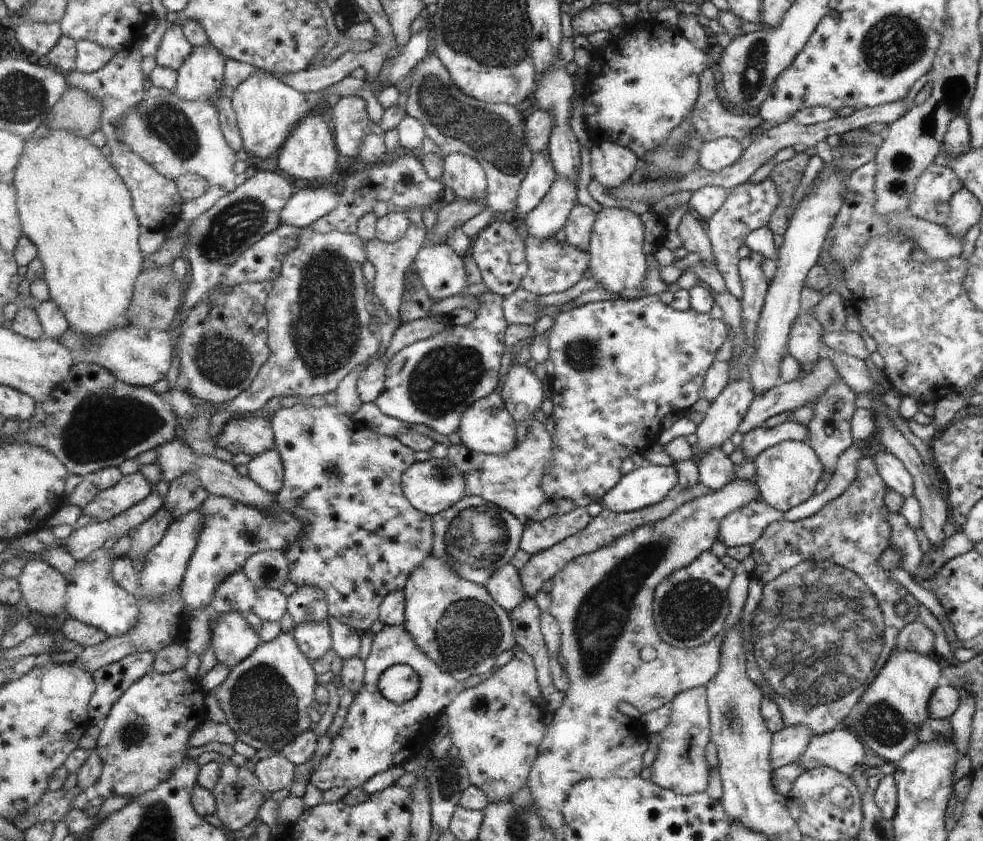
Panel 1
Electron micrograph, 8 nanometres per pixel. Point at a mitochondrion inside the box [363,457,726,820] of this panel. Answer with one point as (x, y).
(597, 623)

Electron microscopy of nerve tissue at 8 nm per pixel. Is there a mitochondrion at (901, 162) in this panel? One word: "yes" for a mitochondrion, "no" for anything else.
yes

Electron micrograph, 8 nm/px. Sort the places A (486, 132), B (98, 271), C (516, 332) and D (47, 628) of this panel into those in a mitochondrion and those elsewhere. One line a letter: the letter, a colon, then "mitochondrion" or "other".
A: mitochondrion
B: other
C: other
D: other

